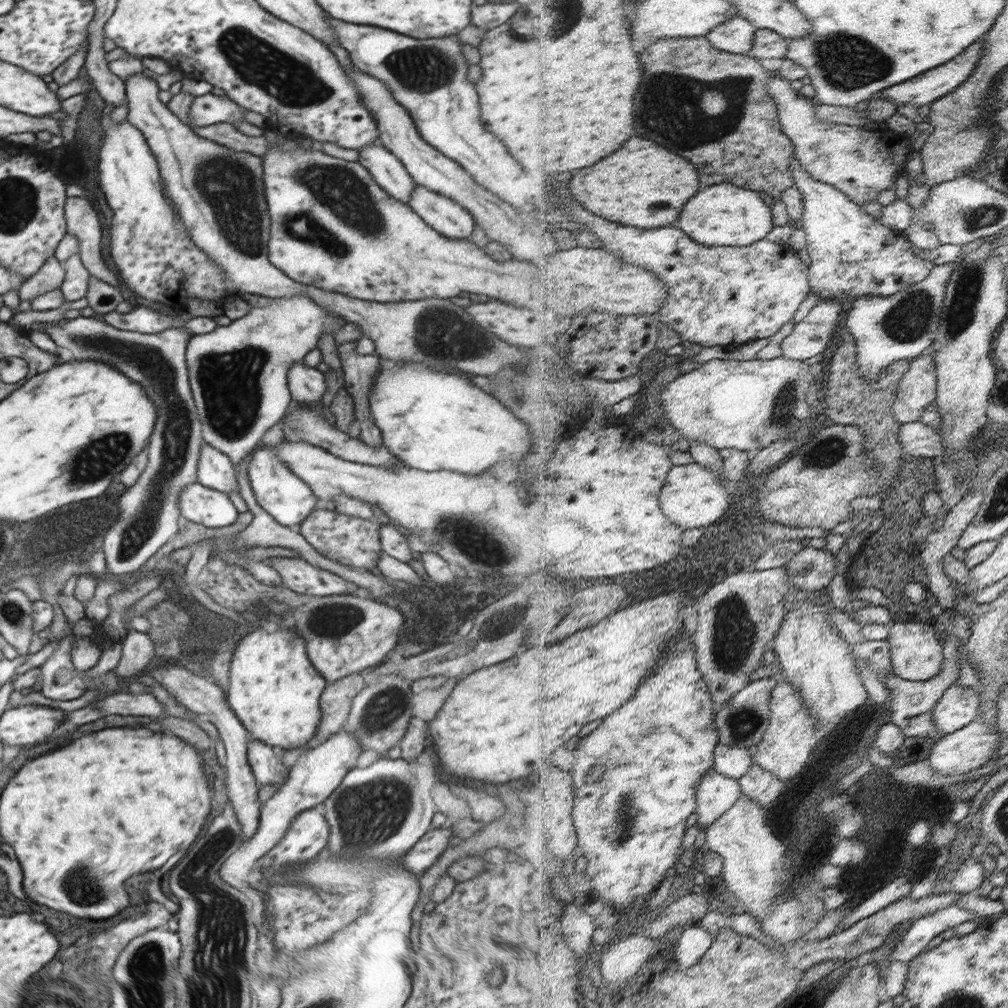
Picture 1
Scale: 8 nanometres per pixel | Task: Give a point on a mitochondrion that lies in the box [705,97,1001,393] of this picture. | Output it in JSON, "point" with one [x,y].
{"point":[959,314]}

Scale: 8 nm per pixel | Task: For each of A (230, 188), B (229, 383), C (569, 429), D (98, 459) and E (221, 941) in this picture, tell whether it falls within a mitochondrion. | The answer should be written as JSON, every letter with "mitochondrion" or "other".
{"A":"mitochondrion","B":"mitochondrion","C":"other","D":"mitochondrion","E":"mitochondrion"}

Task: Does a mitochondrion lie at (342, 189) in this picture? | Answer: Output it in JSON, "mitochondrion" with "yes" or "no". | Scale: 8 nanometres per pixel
{"mitochondrion":"yes"}

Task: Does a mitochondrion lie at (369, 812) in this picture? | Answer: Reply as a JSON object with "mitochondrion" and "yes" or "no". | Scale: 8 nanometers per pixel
{"mitochondrion":"yes"}

